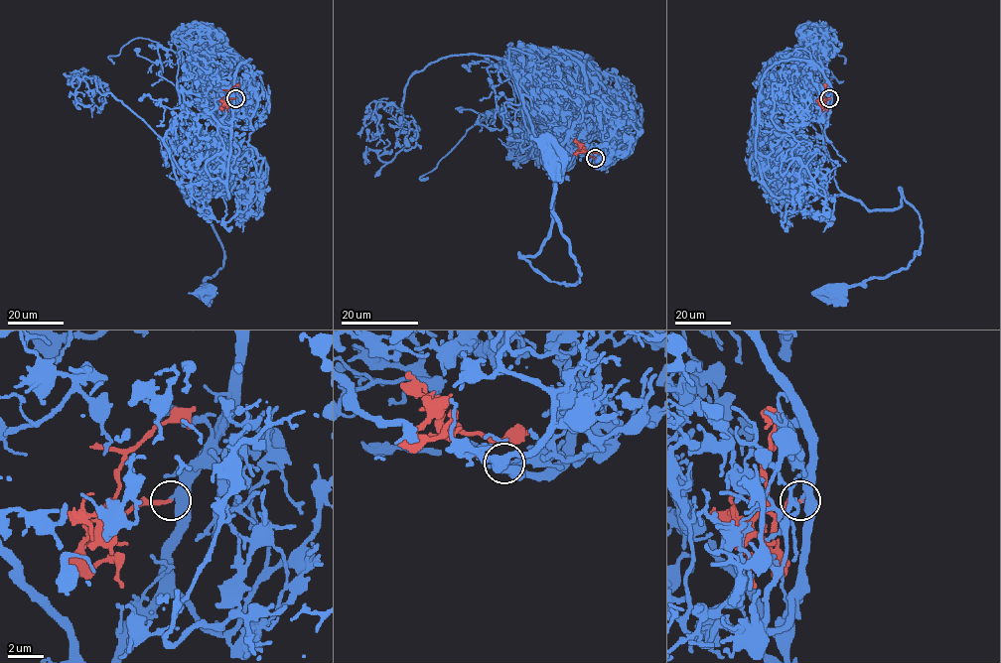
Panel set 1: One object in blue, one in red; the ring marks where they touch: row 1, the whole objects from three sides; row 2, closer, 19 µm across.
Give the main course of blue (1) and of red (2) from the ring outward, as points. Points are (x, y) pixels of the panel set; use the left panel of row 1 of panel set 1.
1: (235, 98), (245, 69), (214, 72), (186, 45), (204, 210), (184, 197), (224, 253), (206, 290)
2: (235, 98), (226, 99), (228, 91), (239, 83)

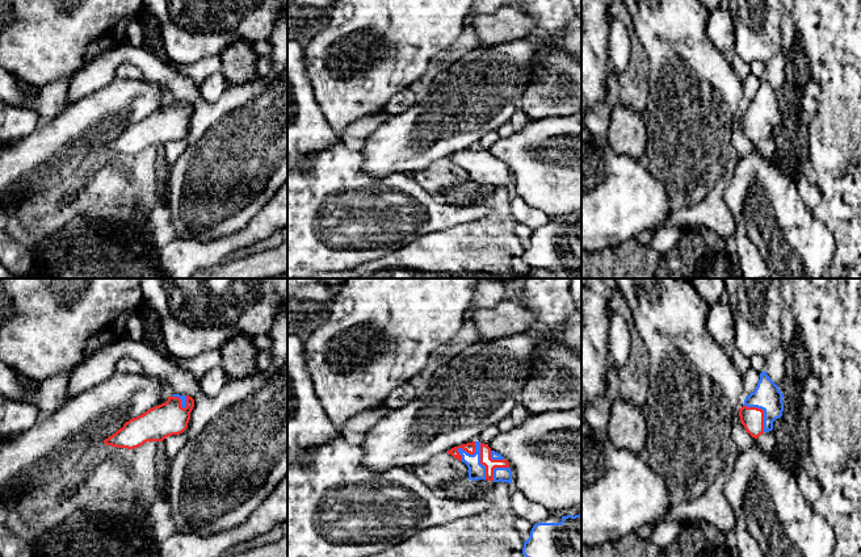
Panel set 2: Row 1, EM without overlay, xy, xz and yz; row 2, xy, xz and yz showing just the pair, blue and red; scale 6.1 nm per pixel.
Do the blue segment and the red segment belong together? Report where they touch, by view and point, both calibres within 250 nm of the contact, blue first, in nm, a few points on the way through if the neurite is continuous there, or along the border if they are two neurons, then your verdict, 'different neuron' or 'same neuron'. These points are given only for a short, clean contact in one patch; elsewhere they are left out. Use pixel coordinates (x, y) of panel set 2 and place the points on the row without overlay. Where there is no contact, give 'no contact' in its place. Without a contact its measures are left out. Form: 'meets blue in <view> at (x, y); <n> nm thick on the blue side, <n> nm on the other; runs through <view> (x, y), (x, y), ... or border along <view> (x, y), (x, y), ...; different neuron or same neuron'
meets blue in yz at (764, 117); 170 nm thick on the blue side, 140 nm on the other; runs through yz (767, 101), (764, 117), (752, 124); same neuron

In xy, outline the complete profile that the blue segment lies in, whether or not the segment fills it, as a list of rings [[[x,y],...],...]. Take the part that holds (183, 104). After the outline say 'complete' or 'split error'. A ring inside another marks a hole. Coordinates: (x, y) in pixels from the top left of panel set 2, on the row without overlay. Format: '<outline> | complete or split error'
[[[173,100],[165,109],[126,127],[104,148],[117,154],[134,155],[147,147],[163,147],[168,142],[180,141],[188,134],[193,113],[192,102]]] | split error

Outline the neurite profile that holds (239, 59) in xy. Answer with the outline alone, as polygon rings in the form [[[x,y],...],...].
[[[239,39],[228,45],[219,56],[222,59],[222,74],[231,85],[259,79],[256,75],[259,56],[252,42]]]

